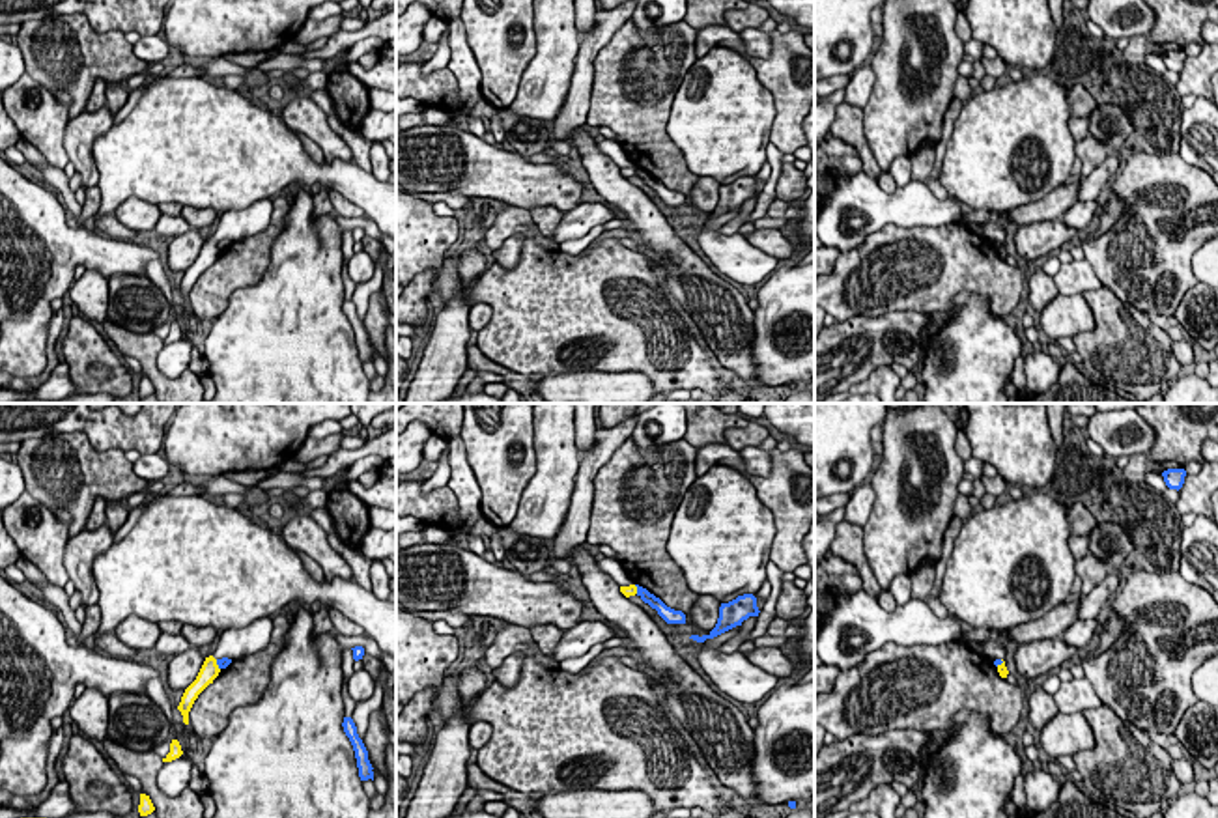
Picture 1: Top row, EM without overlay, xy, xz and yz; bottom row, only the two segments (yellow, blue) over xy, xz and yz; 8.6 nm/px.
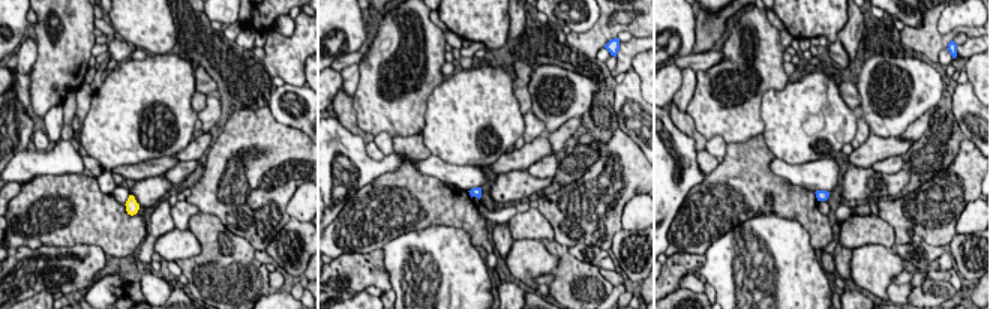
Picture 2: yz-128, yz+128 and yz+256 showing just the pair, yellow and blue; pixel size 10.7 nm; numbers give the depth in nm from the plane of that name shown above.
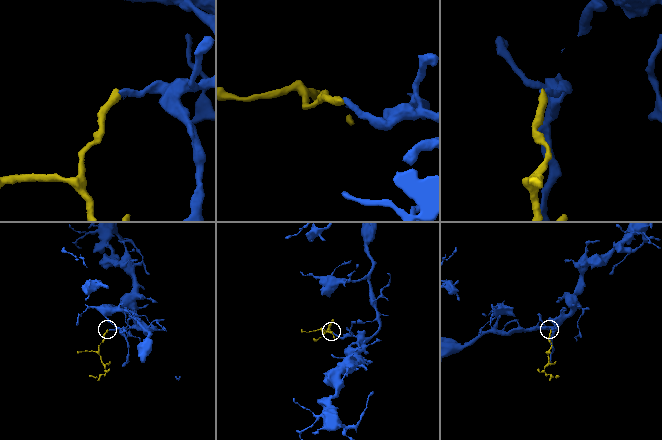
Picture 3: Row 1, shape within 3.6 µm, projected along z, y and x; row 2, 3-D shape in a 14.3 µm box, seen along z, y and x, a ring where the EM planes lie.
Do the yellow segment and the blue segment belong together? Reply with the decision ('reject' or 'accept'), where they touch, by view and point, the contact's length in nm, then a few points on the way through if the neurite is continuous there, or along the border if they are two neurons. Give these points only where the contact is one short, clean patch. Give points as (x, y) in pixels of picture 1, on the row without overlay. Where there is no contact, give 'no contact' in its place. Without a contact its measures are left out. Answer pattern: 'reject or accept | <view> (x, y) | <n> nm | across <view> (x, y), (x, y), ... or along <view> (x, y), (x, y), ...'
reject | xy (217, 247) | 100 nm | along xy (215, 241), (219, 251)

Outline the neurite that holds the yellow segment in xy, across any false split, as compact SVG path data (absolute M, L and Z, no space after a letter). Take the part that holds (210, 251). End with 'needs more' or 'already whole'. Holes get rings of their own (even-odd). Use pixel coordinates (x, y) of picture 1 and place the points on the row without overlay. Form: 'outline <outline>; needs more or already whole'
outline M213 237L205 239L196 261L185 271L181 284L177 291L183 297L183 304L189 306L189 293L198 280L198 276L213 265L213 261L219 258L220 250L217 247L217 241Z; already whole

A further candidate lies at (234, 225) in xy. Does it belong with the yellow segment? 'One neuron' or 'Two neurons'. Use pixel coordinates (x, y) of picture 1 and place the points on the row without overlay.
One neuron

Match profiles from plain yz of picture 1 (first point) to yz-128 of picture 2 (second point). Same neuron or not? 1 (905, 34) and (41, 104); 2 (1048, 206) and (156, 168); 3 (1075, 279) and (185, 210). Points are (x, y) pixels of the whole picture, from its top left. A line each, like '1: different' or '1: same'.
1: same
2: same
3: same

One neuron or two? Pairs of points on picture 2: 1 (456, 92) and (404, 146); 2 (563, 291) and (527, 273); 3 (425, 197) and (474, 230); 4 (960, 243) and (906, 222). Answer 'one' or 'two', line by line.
1: two
2: two
3: one
4: two

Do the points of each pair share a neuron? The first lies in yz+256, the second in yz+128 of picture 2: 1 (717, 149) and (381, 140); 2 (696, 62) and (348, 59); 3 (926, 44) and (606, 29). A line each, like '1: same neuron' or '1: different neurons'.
1: same neuron
2: same neuron
3: same neuron

